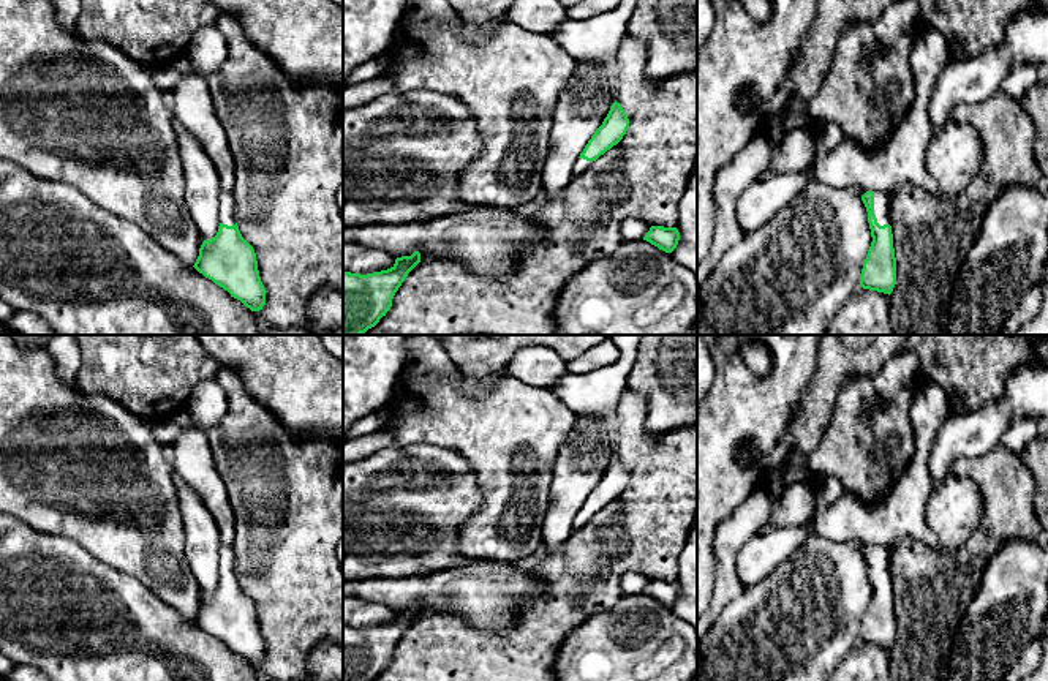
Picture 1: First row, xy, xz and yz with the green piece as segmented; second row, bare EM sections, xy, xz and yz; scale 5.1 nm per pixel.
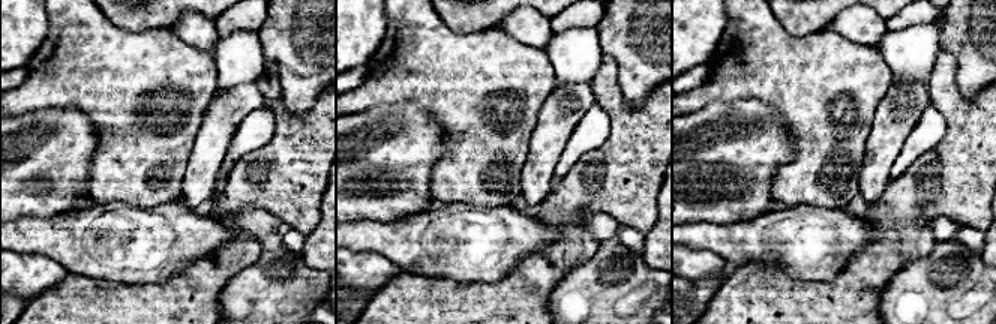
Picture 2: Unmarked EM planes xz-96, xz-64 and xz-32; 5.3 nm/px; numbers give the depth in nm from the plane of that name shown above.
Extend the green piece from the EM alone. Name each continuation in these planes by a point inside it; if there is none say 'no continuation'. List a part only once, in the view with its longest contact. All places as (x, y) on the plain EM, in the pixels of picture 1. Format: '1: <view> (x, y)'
1: yz (881, 552)

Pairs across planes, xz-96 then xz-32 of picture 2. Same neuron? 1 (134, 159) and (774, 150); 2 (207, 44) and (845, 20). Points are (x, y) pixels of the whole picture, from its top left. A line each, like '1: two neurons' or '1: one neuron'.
1: two neurons
2: one neuron

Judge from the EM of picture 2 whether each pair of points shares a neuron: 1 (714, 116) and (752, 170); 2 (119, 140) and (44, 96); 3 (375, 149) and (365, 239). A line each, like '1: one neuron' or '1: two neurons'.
1: one neuron
2: one neuron
3: two neurons

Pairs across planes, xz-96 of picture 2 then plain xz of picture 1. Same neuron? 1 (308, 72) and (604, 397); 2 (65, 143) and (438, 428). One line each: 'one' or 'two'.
1: two
2: two

